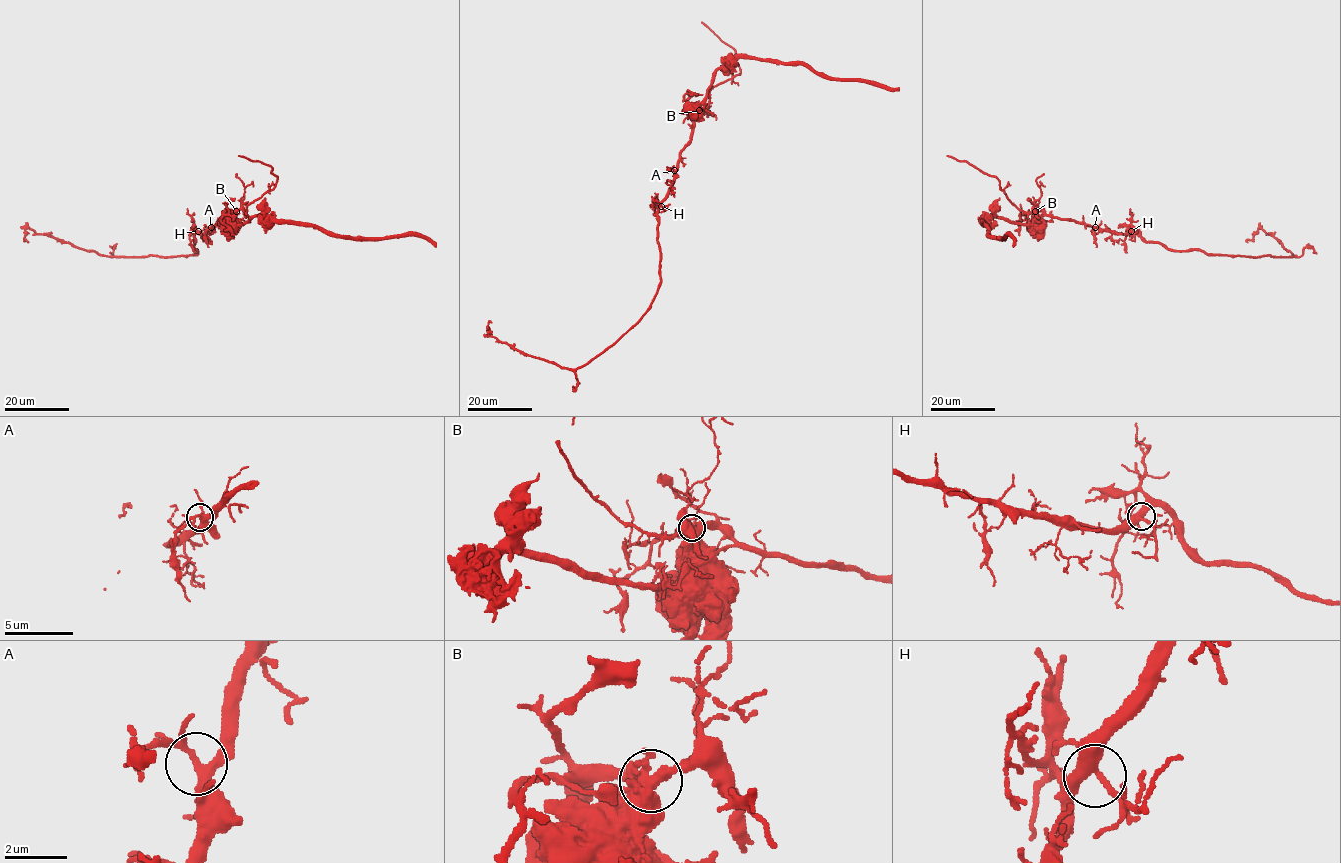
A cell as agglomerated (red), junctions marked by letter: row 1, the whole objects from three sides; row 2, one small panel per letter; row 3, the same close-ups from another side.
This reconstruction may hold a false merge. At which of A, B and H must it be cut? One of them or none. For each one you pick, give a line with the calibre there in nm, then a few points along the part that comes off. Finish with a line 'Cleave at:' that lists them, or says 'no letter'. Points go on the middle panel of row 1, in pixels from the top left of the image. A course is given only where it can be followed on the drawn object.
B: calibre 480 nm; course (699, 110), (657, 212), (660, 281), (649, 309), (575, 369), (499, 341), (488, 333), (491, 322)
Cleave at: B

